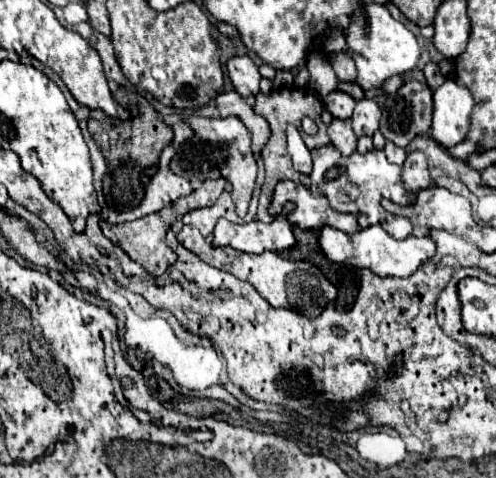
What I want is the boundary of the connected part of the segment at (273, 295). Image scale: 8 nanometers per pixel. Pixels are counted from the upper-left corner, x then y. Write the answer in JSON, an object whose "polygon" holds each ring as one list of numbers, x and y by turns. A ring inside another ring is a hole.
{"polygon":[[183,225,183,229,177,233,177,239,189,251,193,251,195,255,199,255,205,263,209,263,209,265,213,265,217,269,223,269,227,273,233,273,241,281,249,281,257,289,257,293,261,297,265,297,273,307,293,309,293,311,297,311,301,315,313,319,337,295,337,289,309,261,289,261,289,259,283,259,275,251,263,251,259,255,251,255,251,253,237,251,233,247,213,247,213,245,209,245,205,241,205,237,201,237,199,229,193,227,193,225]]}

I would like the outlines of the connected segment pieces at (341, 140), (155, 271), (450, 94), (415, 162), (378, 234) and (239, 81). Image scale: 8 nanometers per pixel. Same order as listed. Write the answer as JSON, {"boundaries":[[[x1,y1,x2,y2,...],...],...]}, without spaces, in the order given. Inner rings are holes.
{"boundaries":[[[333,119,331,125,327,127,327,133,331,137,331,143,339,149,339,153,343,153,343,157,347,157,355,151,357,137,353,133,349,119]],[[151,213,149,217,141,217,141,219,135,219,135,221,127,221,127,223,121,223,121,225,109,225,105,221,101,221,101,229,105,233,105,237,109,237,113,243,121,245,125,249,125,253,139,265,143,265,151,275,159,277,167,271,169,265,175,263,177,255,169,249,167,241,165,241,165,233,169,229,169,223,167,219,163,217,163,213]],[[447,79,433,93,433,121,431,137,445,149,465,139,469,131,469,115,473,109,473,97,469,89]],[[413,151,407,155,403,169,401,169,401,179,403,179,405,189,411,193,417,193,431,185,427,157,421,151]],[[371,225,367,229,359,229,353,235,347,235,339,229,333,227,323,227,319,235,319,245,323,253,335,261,335,263,345,263,353,265,357,269,371,269,379,277,409,277,419,269,421,263,431,259,435,255,435,243,431,237,407,237,403,241,393,239,381,225]],[[235,55,227,61,227,73,233,83,233,89,241,97,257,95,259,93,259,81,261,75,257,71,257,65,247,55]]]}

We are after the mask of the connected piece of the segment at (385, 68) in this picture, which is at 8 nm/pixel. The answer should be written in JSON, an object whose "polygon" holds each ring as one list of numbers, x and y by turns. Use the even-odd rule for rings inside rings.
{"polygon":[[367,5,365,13,353,17,353,23,347,33,347,53,357,65,357,83,365,91,369,91,381,87,393,75,409,73,419,61,419,43,403,23,391,17,387,7],[365,19,369,19,369,27,365,27]]}

